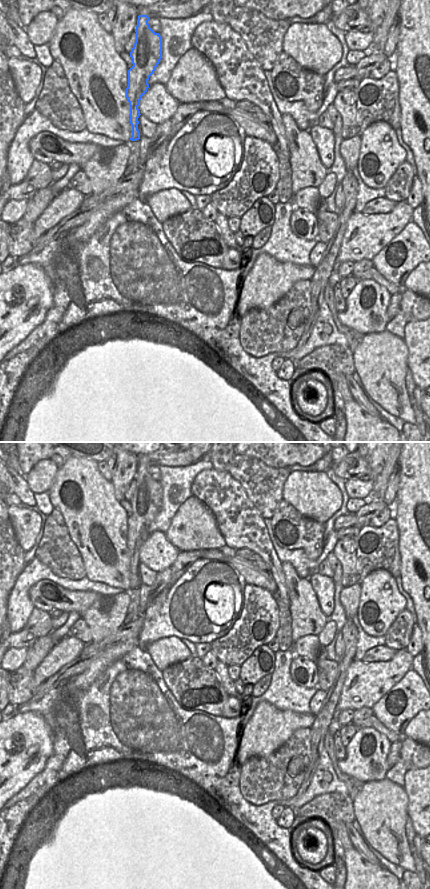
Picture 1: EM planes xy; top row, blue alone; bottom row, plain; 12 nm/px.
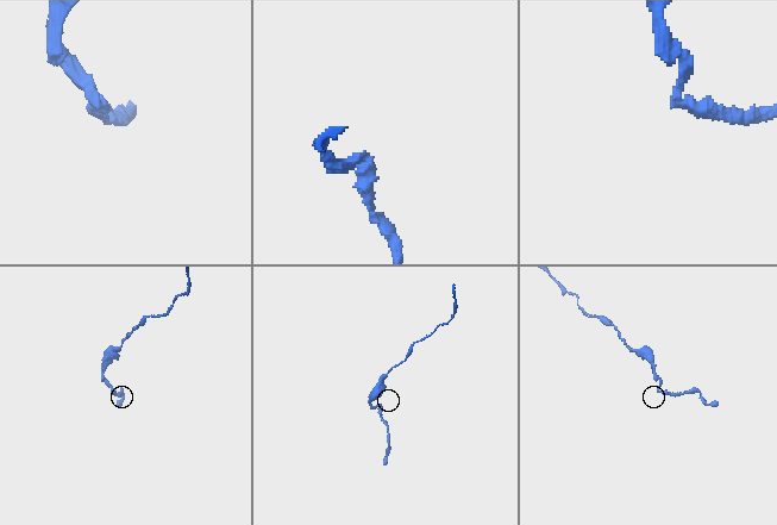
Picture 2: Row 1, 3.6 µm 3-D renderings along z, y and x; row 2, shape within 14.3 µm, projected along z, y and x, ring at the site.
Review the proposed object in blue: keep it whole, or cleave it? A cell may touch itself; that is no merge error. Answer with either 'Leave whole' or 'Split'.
Leave whole

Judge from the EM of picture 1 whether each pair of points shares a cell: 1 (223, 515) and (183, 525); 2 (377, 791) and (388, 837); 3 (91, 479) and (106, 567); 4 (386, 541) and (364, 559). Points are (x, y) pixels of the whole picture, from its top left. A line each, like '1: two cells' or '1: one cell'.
1: two cells
2: one cell
3: one cell
4: one cell

